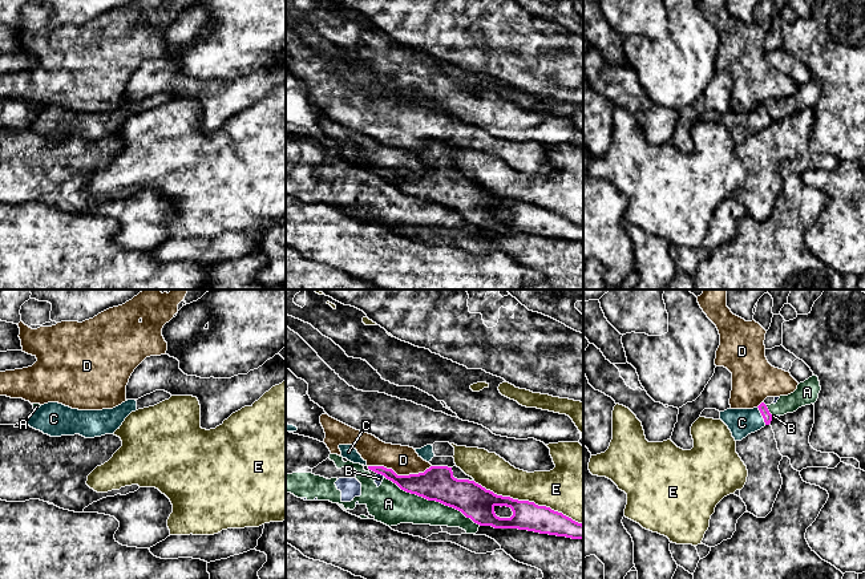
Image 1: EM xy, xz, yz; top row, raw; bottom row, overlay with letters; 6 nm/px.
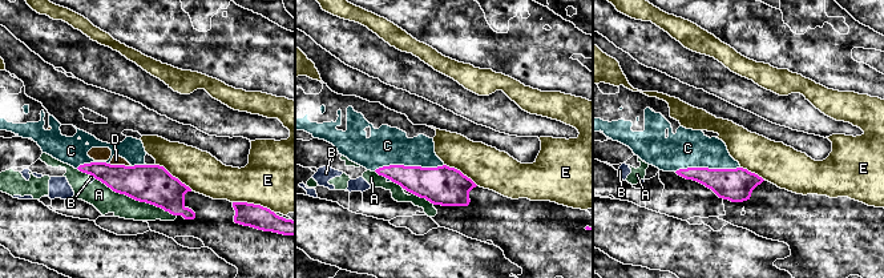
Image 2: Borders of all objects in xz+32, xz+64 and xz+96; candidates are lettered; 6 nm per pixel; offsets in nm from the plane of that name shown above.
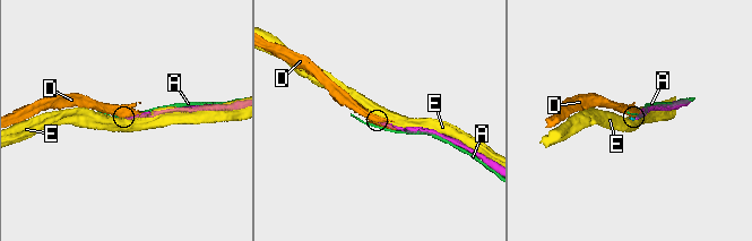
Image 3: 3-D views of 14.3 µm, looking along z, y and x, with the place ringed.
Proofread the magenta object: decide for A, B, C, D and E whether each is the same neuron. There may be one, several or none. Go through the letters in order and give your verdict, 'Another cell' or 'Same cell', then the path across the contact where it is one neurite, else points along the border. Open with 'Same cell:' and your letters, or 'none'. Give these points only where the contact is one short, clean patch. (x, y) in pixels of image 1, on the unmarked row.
Same cell: C
A: Another cell
B: Another cell. Boundary: xz (378, 175), (384, 178)
C: Same cell. Path across: yz (767, 118), (762, 117), (742, 125)
D: Another cell
E: Another cell

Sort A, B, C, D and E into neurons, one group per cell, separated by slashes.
A B / C / D / E

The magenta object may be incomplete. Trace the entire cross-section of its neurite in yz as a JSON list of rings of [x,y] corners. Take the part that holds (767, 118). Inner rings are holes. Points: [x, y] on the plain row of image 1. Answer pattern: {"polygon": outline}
{"polygon": [[[764,105],[753,112],[729,110],[724,114],[704,112],[700,120],[721,122],[731,133],[735,143],[741,143],[748,137],[760,133],[765,127],[769,127],[773,121]]]}

